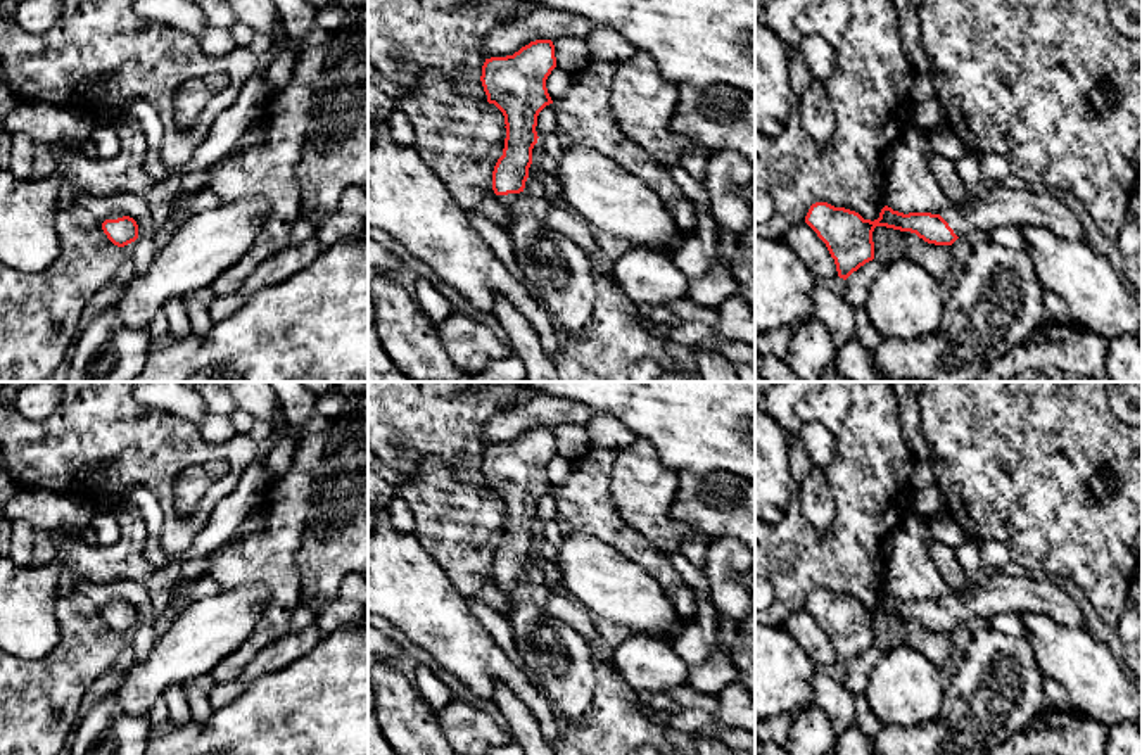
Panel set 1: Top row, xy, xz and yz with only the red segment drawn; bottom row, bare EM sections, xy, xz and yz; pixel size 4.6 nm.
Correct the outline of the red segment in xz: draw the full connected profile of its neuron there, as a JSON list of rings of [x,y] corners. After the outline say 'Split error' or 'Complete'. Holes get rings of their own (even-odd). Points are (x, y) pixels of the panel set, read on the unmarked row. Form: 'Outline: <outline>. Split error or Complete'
Outline: [[[536,427],[513,442],[485,446],[482,473],[487,489],[504,503],[504,536],[492,558],[494,586],[508,596],[525,575],[532,536],[537,530],[537,503],[553,491],[546,466],[556,454],[551,427]]]. Split error

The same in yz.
Outline: [[[1004,572],[978,577],[968,589],[950,591],[940,601],[904,601],[885,593],[874,608],[845,594],[815,589],[805,610],[826,631],[843,667],[874,646],[876,613],[910,619],[935,632],[952,632],[974,617],[988,620],[997,613],[1023,615],[1026,612],[1045,613],[1066,625],[1087,625],[1083,610],[1054,579],[1011,577]]]. Split error

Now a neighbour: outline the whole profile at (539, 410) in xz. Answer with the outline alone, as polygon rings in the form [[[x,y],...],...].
[[[534,394],[485,425],[485,446],[506,444],[536,427],[586,425],[593,411],[579,401]]]

